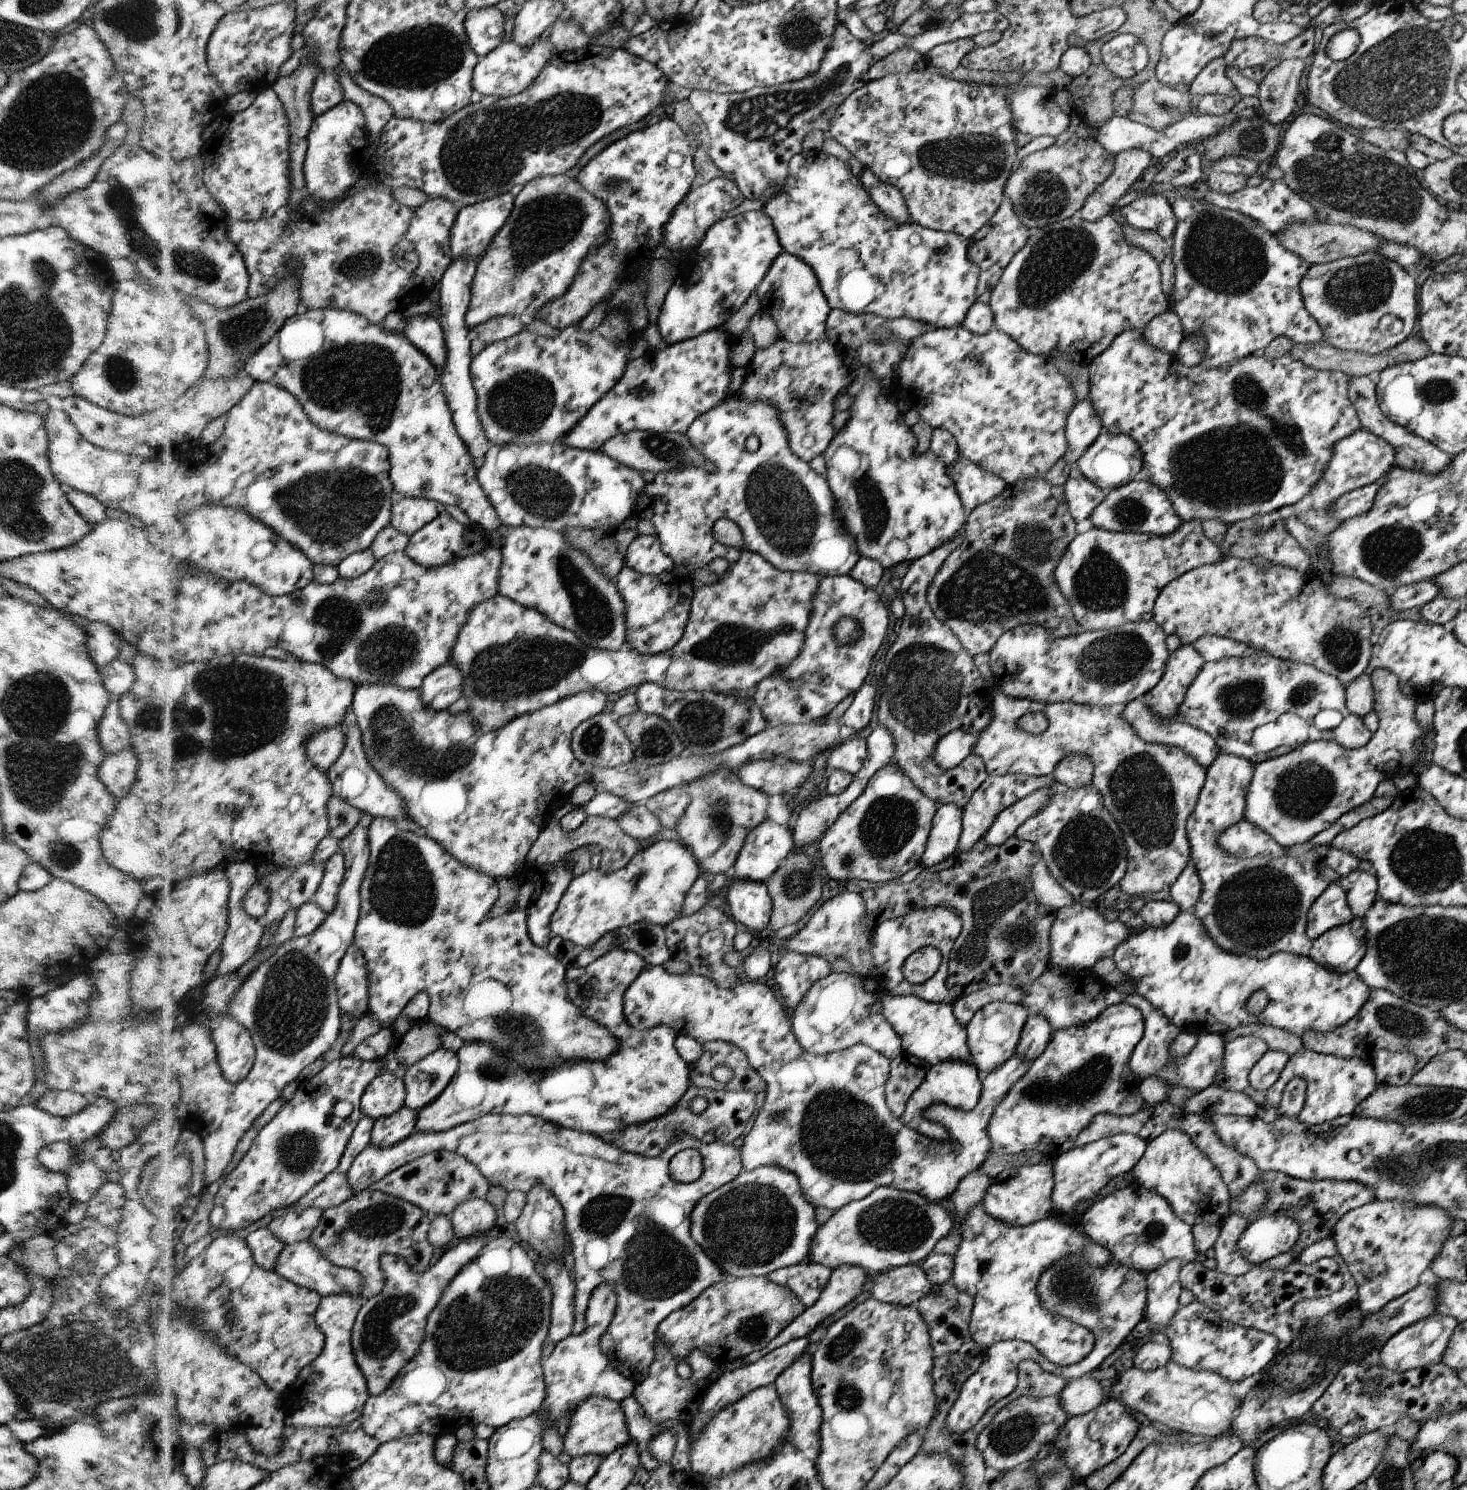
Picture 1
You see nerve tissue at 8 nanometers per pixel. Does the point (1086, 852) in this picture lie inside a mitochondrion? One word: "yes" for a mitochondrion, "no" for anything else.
yes

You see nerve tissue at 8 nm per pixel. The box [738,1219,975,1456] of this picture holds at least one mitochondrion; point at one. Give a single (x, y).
(848, 1398)

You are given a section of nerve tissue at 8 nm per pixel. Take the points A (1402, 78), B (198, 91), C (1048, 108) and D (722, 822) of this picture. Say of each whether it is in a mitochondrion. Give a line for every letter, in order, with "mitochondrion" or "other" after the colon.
A: mitochondrion
B: other
C: other
D: mitochondrion

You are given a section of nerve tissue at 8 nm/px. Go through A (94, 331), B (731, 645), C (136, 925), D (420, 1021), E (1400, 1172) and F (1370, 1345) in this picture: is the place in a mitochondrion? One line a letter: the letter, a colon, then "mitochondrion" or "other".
A: other
B: mitochondrion
C: other
D: other
E: mitochondrion
F: other

